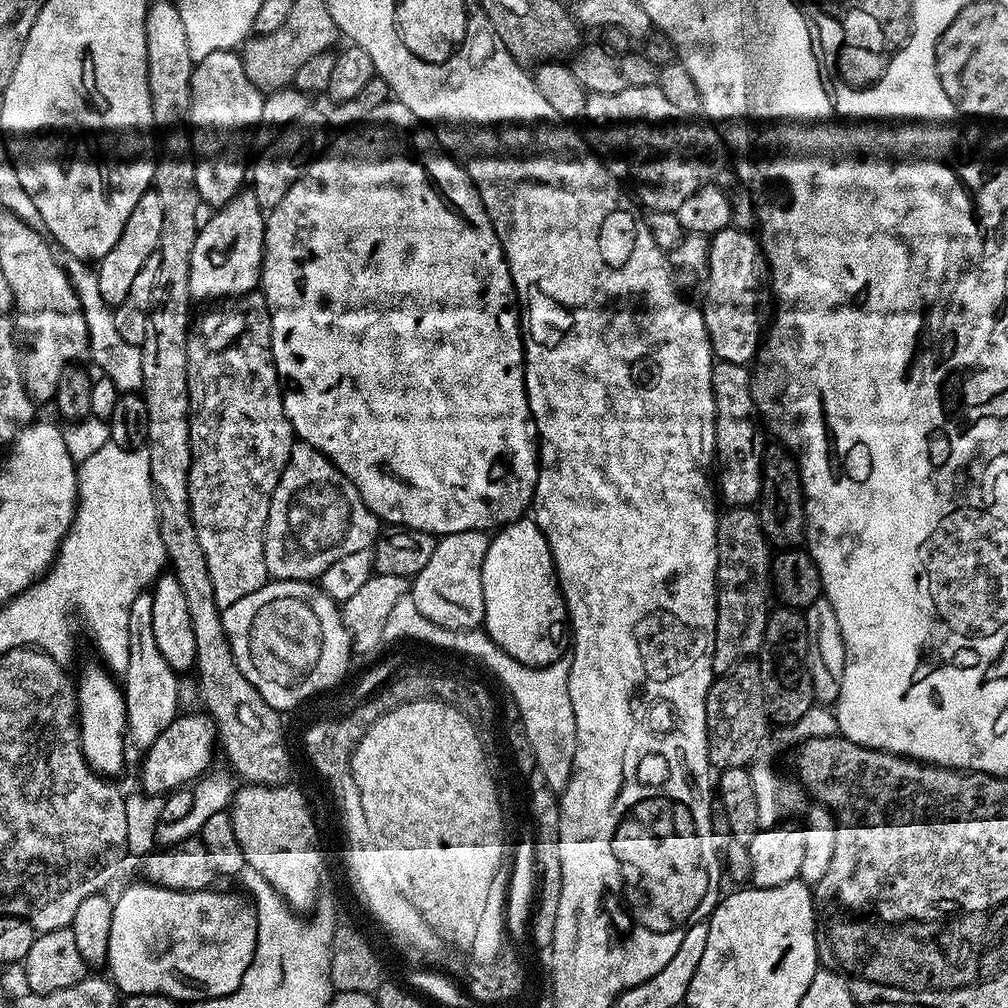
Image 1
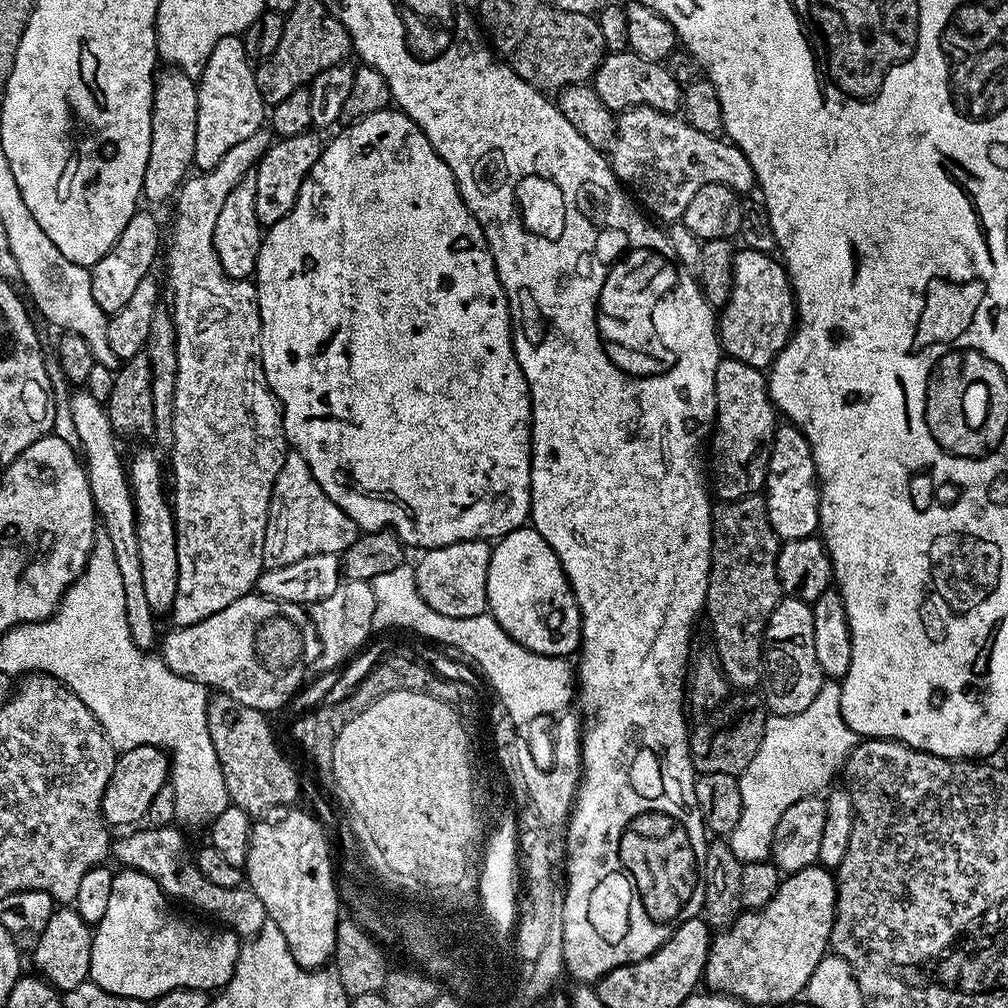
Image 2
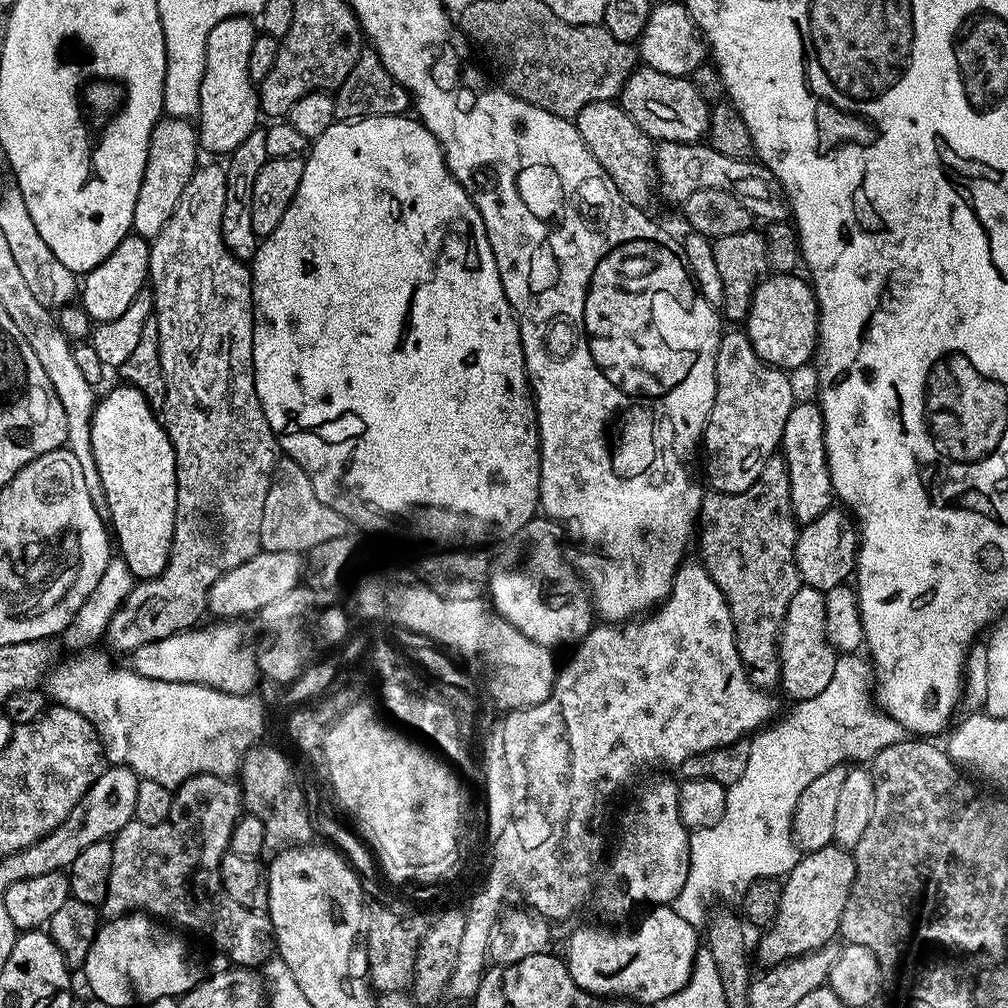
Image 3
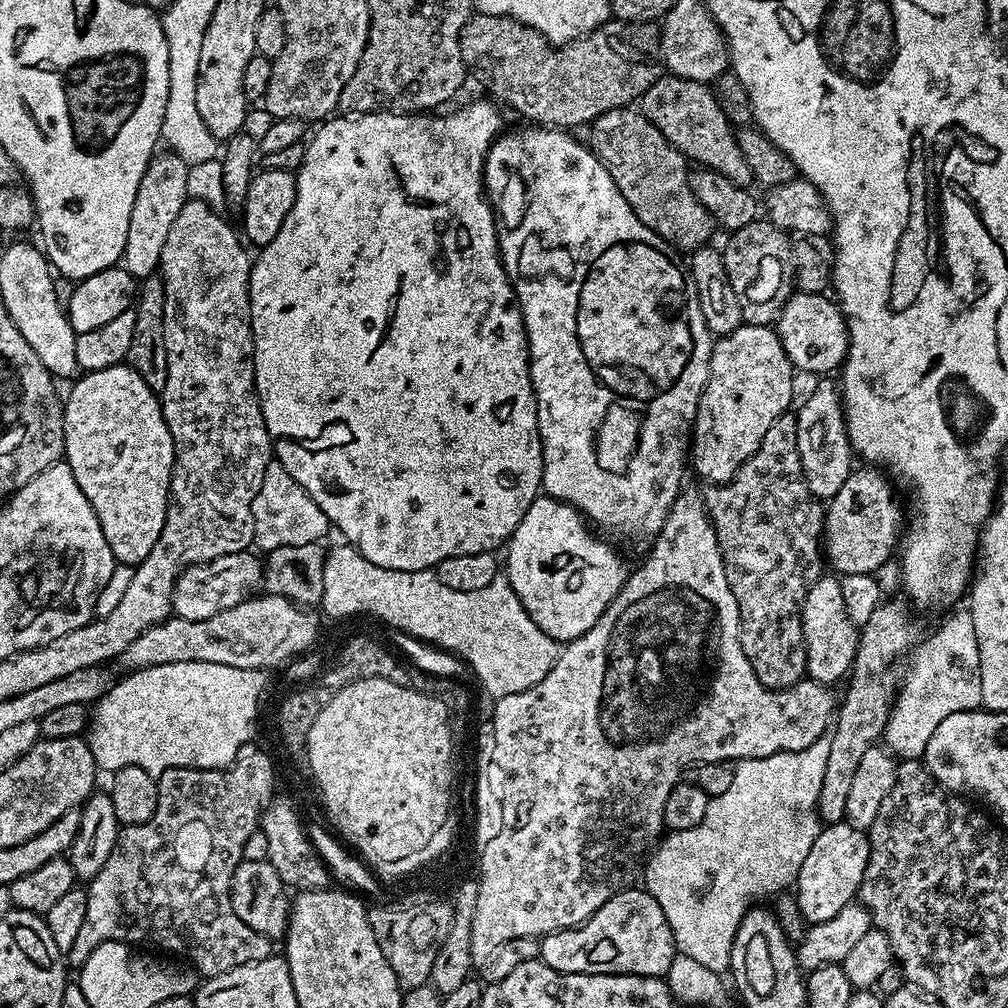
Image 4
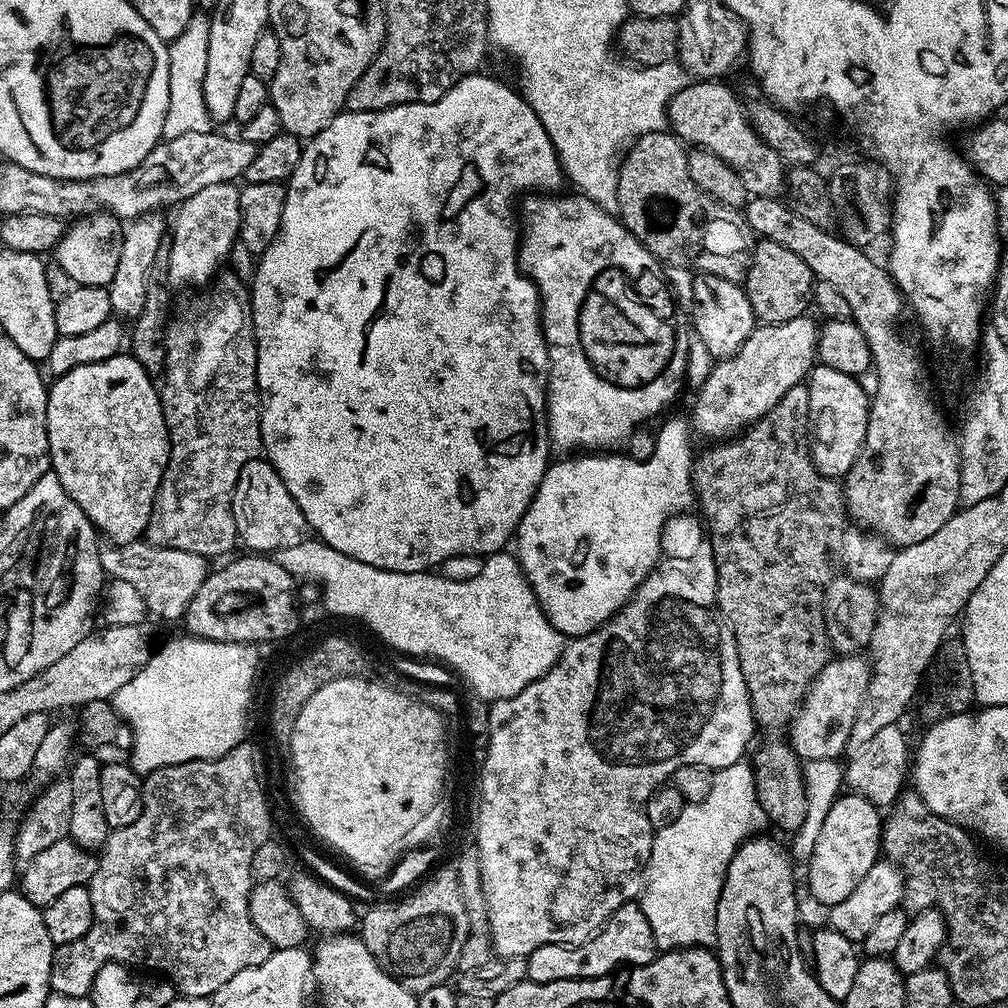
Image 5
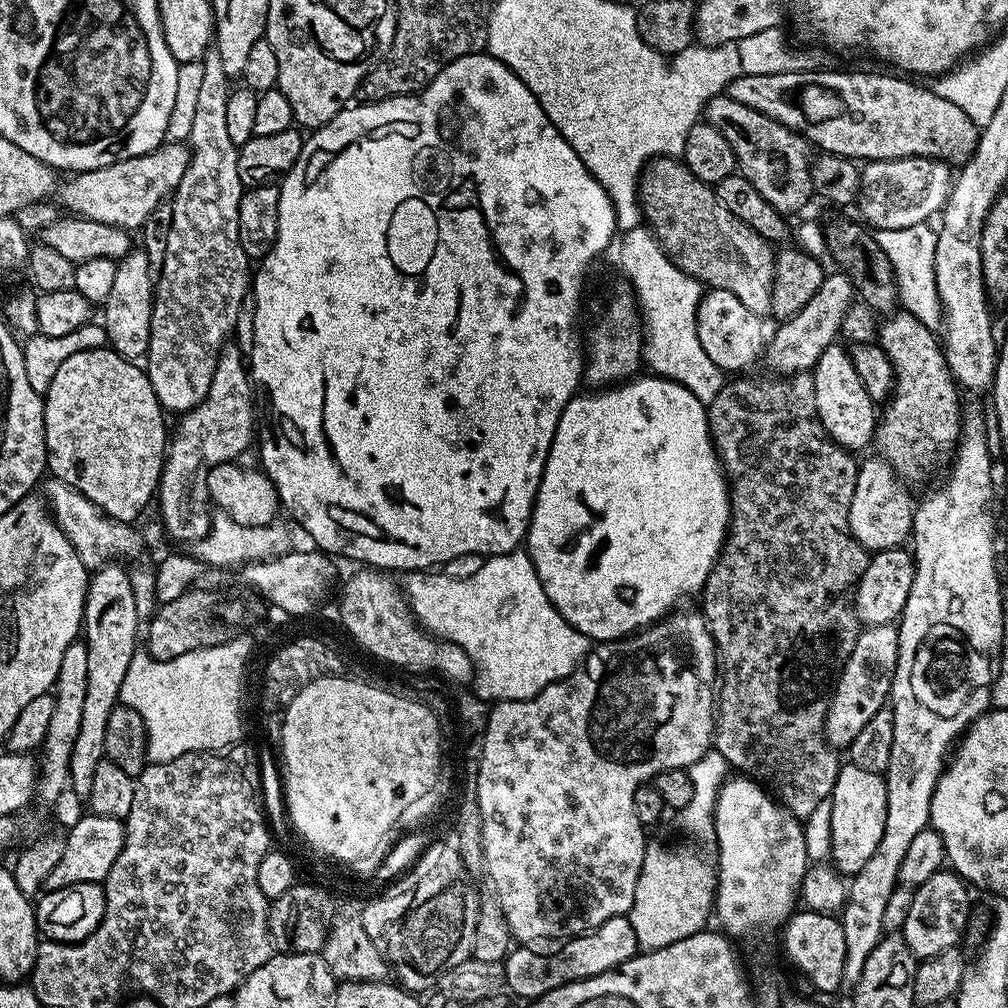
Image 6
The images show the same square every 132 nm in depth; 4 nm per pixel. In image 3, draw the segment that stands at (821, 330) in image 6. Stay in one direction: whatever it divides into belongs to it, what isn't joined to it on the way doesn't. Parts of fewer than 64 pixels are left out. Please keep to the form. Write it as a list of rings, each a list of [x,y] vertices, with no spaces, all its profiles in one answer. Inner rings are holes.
[[[728,331],[718,342],[716,393],[704,427],[702,460],[704,456],[704,468],[712,483],[709,485],[715,491],[738,494],[742,490],[750,490],[750,486],[758,482],[762,466],[766,466],[771,456],[777,455],[794,397],[792,384],[788,381],[789,373],[762,362],[762,358],[754,354],[747,332]]]

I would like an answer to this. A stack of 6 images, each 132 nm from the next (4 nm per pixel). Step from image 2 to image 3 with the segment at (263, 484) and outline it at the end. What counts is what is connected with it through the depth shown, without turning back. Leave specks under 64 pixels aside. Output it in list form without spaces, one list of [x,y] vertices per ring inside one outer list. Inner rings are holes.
[[[223,163],[204,164],[197,167],[196,173],[186,182],[186,190],[182,190],[182,198],[178,198],[178,206],[174,206],[174,214],[170,214],[170,222],[162,226],[162,230],[151,241],[148,253],[148,275],[150,291],[154,297],[154,317],[160,331],[160,354],[162,370],[165,372],[165,404],[162,409],[162,423],[168,432],[170,442],[176,455],[176,521],[174,522],[174,538],[170,546],[168,565],[157,580],[145,580],[133,587],[129,596],[124,598],[124,607],[113,614],[108,623],[106,641],[112,648],[124,654],[130,654],[138,646],[146,646],[146,642],[158,642],[158,638],[170,638],[179,632],[186,632],[201,623],[200,615],[205,615],[208,607],[208,587],[222,574],[234,570],[234,566],[242,566],[254,554],[261,552],[260,531],[262,530],[262,506],[266,506],[266,494],[270,490],[272,474],[278,463],[278,445],[276,436],[270,430],[270,422],[266,422],[266,414],[260,405],[254,382],[254,362],[252,361],[252,269],[245,261],[238,259],[222,242],[222,206],[226,206],[226,168]]]

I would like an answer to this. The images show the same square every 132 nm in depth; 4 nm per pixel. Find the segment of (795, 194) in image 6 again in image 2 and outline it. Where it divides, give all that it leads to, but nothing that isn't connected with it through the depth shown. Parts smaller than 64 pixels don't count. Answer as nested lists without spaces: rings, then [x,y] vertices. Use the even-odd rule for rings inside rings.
[[[608,52],[598,70],[592,75],[592,89],[606,102],[610,111],[617,114],[625,108],[650,106],[659,112],[679,113],[682,108],[682,86],[670,78],[663,63],[655,64],[633,52]]]

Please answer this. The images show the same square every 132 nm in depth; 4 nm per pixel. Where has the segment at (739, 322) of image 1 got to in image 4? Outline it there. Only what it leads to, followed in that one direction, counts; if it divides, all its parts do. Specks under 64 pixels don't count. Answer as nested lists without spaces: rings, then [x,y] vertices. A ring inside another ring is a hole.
[[[793,291],[791,298],[782,306],[780,316],[775,325],[778,338],[782,342],[782,350],[786,350],[786,358],[790,358],[793,369],[797,373],[813,372],[816,378],[824,378],[835,370],[843,369],[844,360],[848,357],[848,321],[840,305],[831,295],[819,292],[818,294],[806,294]]]

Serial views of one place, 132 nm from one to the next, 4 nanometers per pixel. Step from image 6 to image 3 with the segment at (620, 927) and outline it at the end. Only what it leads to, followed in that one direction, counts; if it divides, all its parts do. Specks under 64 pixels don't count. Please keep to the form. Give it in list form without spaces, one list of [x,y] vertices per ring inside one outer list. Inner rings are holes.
[[[652,906],[640,920],[640,925],[633,932],[607,932],[604,928],[576,928],[568,936],[568,945],[562,951],[562,959],[568,966],[570,978],[582,990],[591,996],[619,998],[629,1002],[637,1000],[640,1004],[654,1006],[670,994],[678,994],[688,984],[694,958],[701,951],[702,936],[698,933],[697,925],[686,922],[682,914],[678,914],[672,906]]]

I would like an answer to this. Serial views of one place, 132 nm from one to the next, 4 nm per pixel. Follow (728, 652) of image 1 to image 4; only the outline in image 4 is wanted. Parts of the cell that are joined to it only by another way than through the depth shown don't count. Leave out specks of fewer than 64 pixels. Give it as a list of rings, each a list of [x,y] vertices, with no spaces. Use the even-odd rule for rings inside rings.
[[[789,410],[778,418],[774,418],[774,426],[766,430],[766,438],[762,438],[762,446],[754,450],[754,454],[736,472],[735,478],[726,484],[714,484],[703,489],[704,509],[708,511],[708,520],[714,526],[714,534],[718,538],[720,553],[724,559],[726,570],[726,582],[730,582],[730,590],[734,594],[734,602],[738,602],[738,614],[740,615],[740,641],[742,650],[754,670],[758,674],[758,682],[763,688],[792,688],[805,679],[806,676],[806,646],[802,634],[802,606],[810,586],[818,582],[822,575],[822,537],[824,534],[824,513],[825,505],[816,499],[816,496],[806,486],[806,478],[802,470],[802,462],[798,454],[798,426],[796,425],[796,412]]]

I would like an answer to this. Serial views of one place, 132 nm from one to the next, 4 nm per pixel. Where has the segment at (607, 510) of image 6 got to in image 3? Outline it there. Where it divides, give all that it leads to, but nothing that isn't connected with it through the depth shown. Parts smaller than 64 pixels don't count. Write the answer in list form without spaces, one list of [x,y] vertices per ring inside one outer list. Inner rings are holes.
[[[533,518],[522,533],[524,560],[510,565],[501,574],[500,584],[493,583],[490,588],[496,611],[505,616],[519,632],[526,634],[526,638],[549,650],[557,650],[563,644],[579,644],[594,626],[593,601],[588,598],[576,600],[580,596],[578,585],[565,586],[564,596],[568,600],[548,600],[548,579],[558,575],[564,568],[564,548],[560,545],[560,532],[562,536],[562,528],[557,521]]]

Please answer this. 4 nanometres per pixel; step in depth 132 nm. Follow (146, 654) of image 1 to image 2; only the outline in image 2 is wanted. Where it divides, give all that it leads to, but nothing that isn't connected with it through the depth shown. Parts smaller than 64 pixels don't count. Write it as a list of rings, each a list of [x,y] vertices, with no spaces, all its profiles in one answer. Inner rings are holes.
[[[76,390],[68,404],[72,415],[72,428],[80,439],[82,460],[86,465],[90,494],[98,513],[102,534],[110,538],[114,546],[114,562],[118,562],[118,571],[122,574],[122,594],[124,595],[124,621],[130,626],[130,638],[143,650],[156,640],[157,613],[153,612],[150,601],[146,599],[142,582],[142,558],[138,555],[138,530],[136,529],[136,506],[132,503],[132,490],[128,482],[125,461],[120,461],[120,452],[116,449],[118,437],[111,428],[108,409],[103,403],[91,397],[87,390]]]

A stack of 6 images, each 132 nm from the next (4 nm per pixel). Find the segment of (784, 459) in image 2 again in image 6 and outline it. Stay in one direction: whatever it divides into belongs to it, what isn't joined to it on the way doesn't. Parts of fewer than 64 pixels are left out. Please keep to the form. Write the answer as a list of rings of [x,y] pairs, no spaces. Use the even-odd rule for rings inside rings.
[[[837,342],[822,350],[816,367],[811,369],[814,378],[814,394],[818,402],[818,418],[836,444],[849,450],[864,448],[873,443],[878,423],[878,408],[872,403],[858,370],[854,370],[851,351],[843,343]]]

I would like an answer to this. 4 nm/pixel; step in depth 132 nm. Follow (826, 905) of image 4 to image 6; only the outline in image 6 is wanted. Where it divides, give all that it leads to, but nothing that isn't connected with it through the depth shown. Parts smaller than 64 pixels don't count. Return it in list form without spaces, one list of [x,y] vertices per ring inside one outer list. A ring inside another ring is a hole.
[[[850,762],[840,769],[838,778],[834,782],[831,794],[832,809],[830,810],[830,860],[837,872],[851,878],[856,875],[866,862],[870,862],[870,854],[878,850],[878,842],[882,842],[882,830],[886,830],[886,802],[888,791],[884,785],[885,777],[879,772],[862,770]]]

